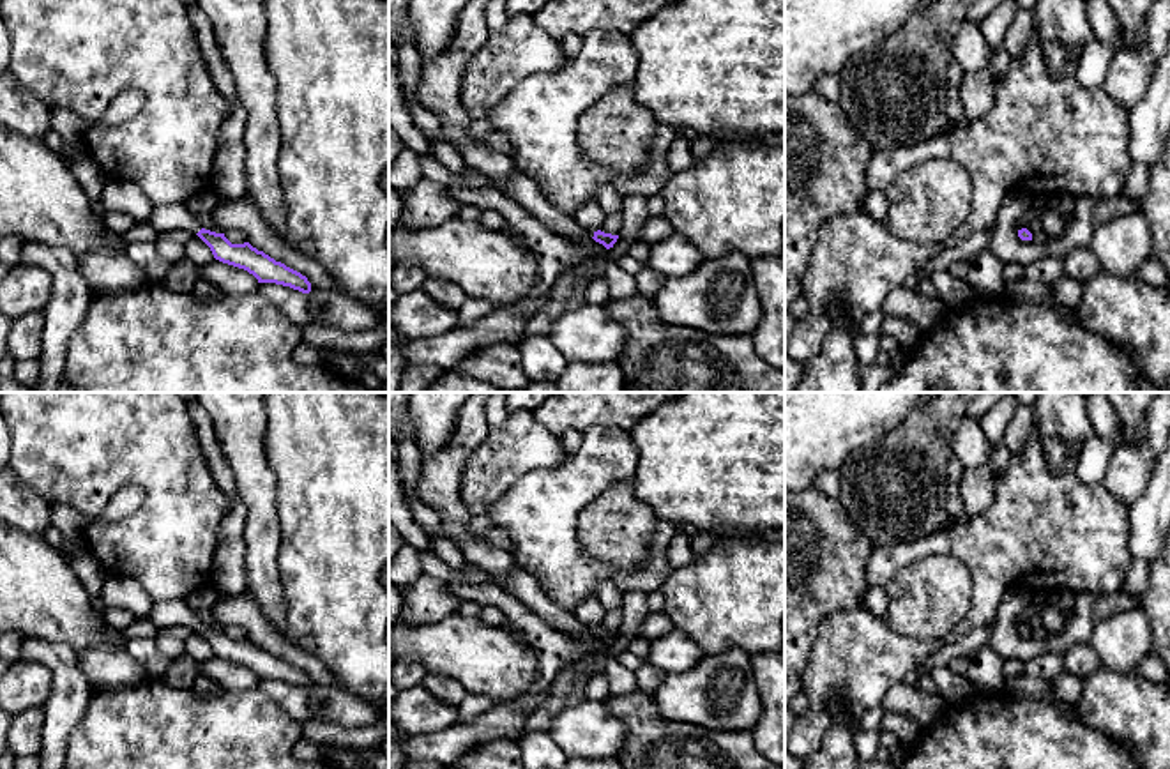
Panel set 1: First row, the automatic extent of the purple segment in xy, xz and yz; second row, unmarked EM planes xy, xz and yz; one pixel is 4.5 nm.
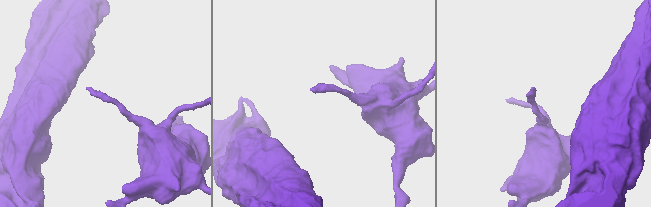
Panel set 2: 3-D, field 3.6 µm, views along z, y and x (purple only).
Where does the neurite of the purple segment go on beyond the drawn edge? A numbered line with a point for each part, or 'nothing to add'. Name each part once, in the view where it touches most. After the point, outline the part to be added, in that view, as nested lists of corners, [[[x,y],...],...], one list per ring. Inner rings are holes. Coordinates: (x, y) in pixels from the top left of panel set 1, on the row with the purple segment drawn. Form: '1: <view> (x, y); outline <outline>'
1: xy (175, 216); outline [[[184,203],[156,207],[147,223],[159,232],[186,230],[196,235],[201,230],[196,216]]]

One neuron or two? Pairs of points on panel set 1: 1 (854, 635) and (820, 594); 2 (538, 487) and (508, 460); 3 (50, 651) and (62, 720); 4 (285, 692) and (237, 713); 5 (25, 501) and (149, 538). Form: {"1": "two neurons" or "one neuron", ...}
{"1": "two neurons", "2": "two neurons", "3": "one neuron", "4": "two neurons", "5": "two neurons"}

